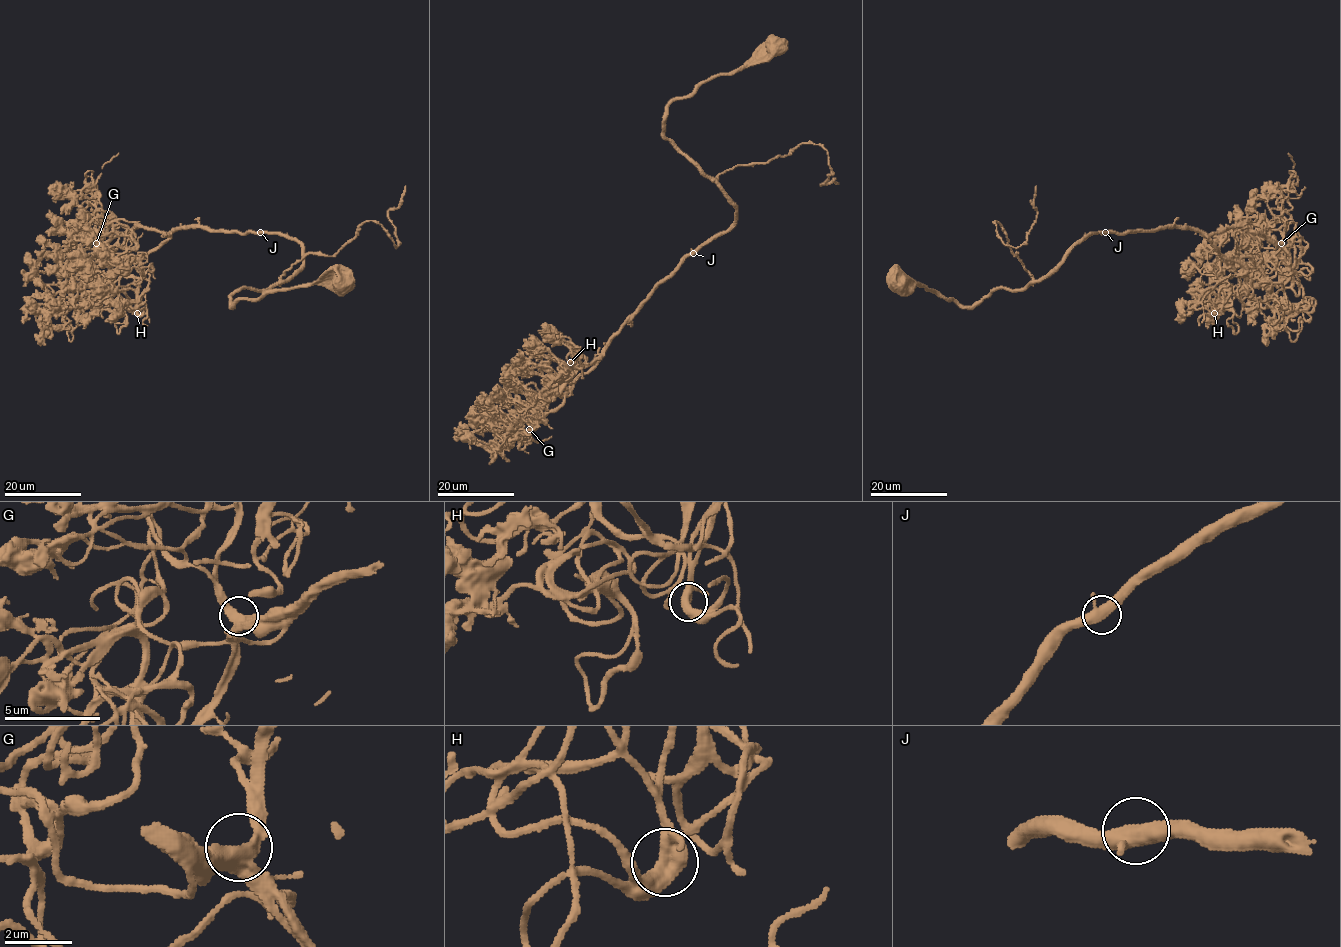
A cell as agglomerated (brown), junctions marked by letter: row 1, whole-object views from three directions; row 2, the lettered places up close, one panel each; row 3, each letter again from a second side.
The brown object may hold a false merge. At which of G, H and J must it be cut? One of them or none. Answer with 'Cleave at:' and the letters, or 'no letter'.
Cleave at: no letter

